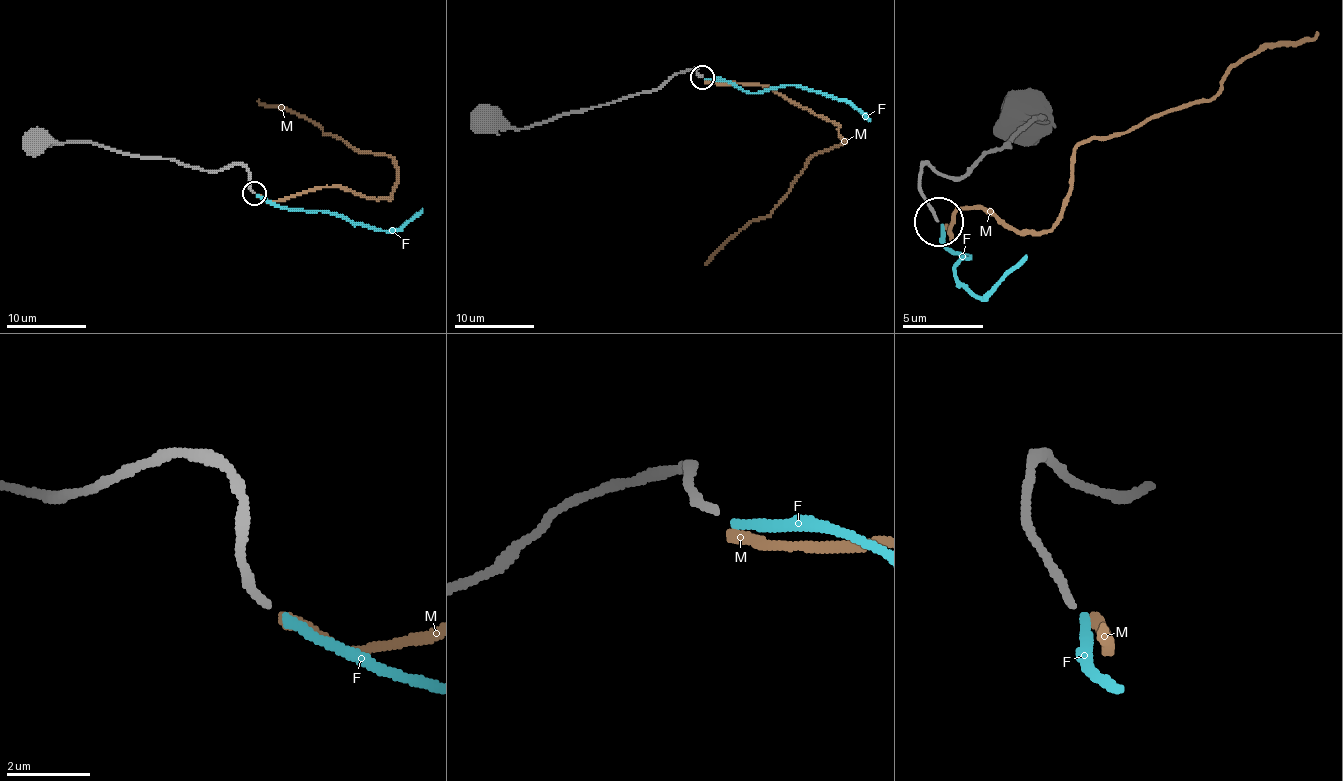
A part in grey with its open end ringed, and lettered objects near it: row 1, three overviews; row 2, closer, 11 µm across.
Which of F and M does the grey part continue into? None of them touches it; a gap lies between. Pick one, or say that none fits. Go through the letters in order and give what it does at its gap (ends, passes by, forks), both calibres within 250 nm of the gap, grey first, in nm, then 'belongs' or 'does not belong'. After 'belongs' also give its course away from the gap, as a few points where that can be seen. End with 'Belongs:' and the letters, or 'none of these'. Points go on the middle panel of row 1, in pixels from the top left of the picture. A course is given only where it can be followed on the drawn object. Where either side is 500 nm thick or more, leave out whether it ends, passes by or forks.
F: it ends | 200/240 nm | does not belong
M: it ends | 200/280 nm | does not belong
Belongs: none of these

